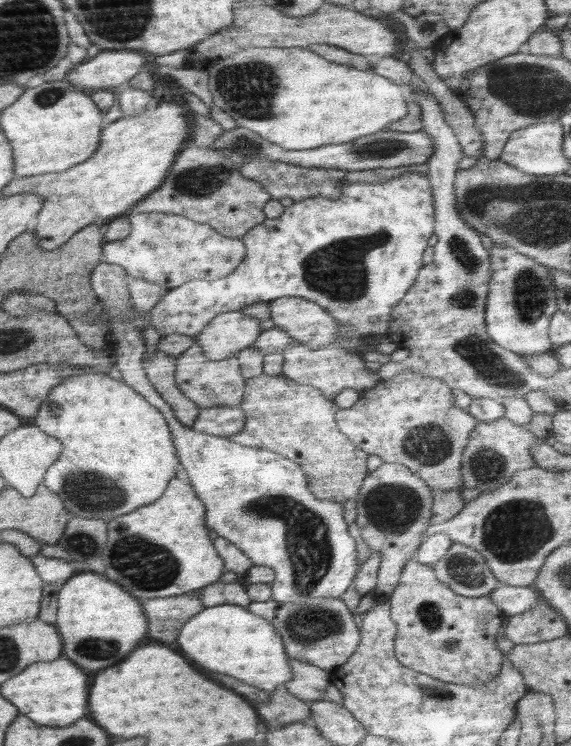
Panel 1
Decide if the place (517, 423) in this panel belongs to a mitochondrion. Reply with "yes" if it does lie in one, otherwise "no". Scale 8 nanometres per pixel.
no

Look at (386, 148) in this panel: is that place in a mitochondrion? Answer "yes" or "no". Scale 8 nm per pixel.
yes

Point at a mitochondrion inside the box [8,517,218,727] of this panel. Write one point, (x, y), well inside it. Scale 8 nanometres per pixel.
(142, 563)

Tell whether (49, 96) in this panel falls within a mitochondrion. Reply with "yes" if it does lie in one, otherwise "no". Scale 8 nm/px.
yes

